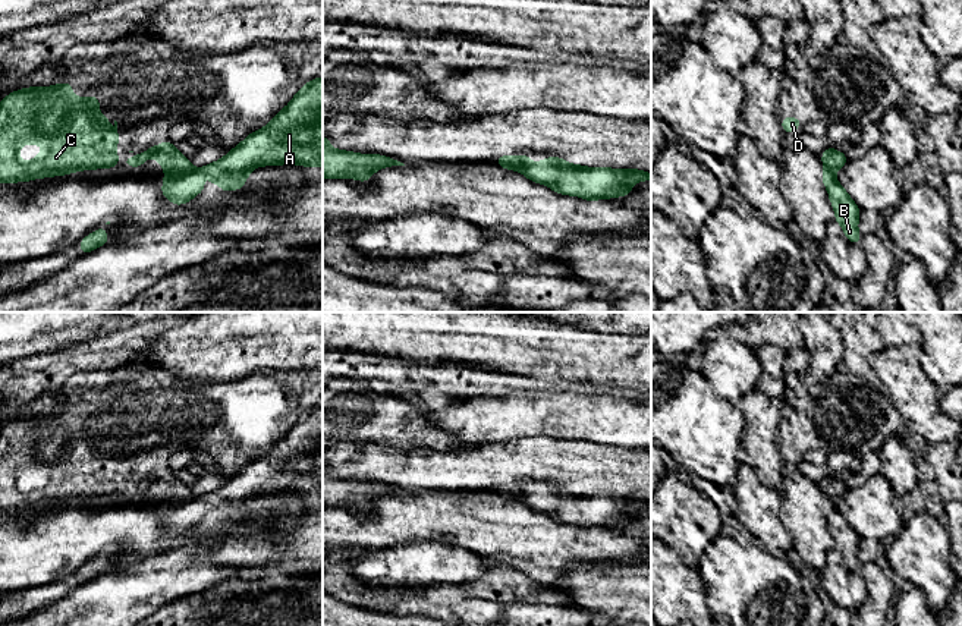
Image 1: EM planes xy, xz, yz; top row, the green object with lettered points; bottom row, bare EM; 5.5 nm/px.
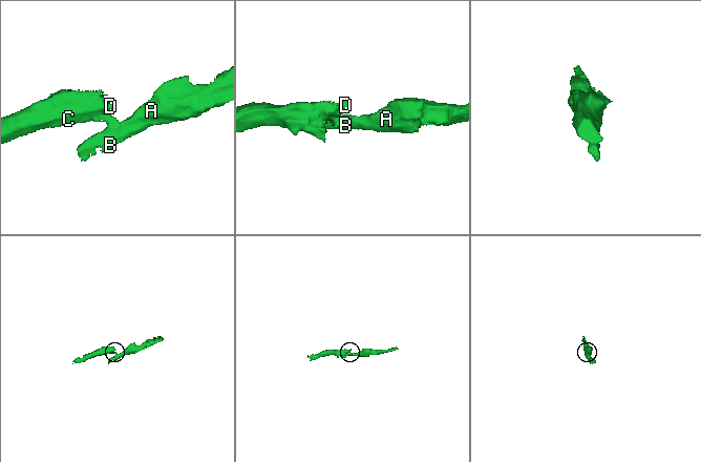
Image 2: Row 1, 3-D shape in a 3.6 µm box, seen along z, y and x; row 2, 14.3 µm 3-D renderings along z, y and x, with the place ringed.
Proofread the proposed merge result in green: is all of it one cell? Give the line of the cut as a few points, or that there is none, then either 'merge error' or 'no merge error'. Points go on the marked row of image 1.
cut xy (191, 164), (185, 170), (167, 172); merge error

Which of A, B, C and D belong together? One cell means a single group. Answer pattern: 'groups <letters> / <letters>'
groups A B / C D

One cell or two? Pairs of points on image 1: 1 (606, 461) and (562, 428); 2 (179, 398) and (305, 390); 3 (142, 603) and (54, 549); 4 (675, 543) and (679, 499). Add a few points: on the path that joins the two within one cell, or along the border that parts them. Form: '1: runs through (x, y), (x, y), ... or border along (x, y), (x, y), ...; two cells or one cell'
1: border along (544, 434), (553, 439), (587, 440), (612, 446); two cells
2: runs through (210, 411), (257, 411), (274, 400); one cell
3: border along (141, 562), (123, 572), (109, 572); two cells
4: runs through (679, 532), (679, 509); one cell

